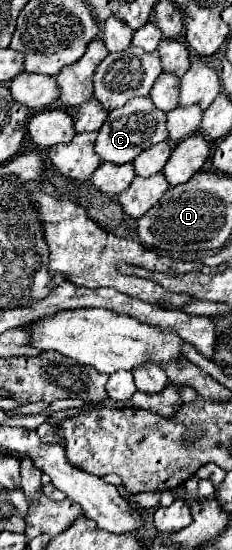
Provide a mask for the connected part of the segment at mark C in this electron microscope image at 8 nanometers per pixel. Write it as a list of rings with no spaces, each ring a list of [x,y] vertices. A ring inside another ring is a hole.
[[[136,97],[128,101],[126,105],[114,109],[108,113],[102,129],[98,131],[96,139],[96,153],[100,155],[102,161],[110,161],[116,165],[130,163],[136,155],[146,151],[148,147],[166,141],[168,139],[168,129],[166,129],[166,115],[154,107],[150,97]]]

